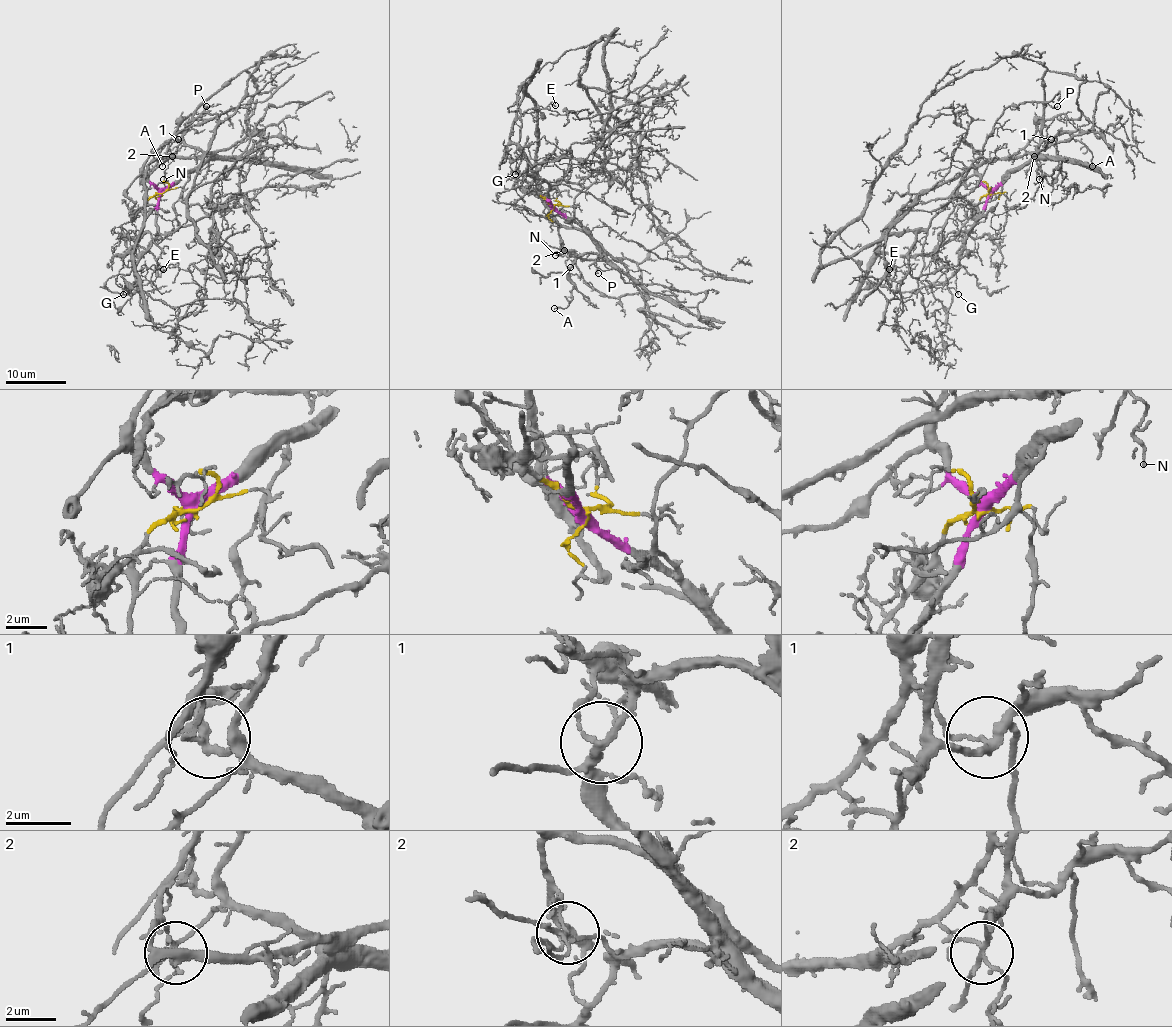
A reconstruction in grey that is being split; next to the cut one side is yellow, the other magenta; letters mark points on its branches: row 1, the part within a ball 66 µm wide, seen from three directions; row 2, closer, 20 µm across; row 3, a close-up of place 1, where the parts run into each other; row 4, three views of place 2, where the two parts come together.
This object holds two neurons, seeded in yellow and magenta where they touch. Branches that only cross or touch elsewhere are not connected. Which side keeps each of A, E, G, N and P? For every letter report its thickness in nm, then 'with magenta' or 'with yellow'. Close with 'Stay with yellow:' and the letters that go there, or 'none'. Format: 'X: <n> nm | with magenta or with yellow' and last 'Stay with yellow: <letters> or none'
A: 110 nm | with magenta
E: 120 nm | with yellow
G: 90 nm | with magenta
N: 110 nm | with yellow
P: 150 nm | with magenta
Stay with yellow: E, N

